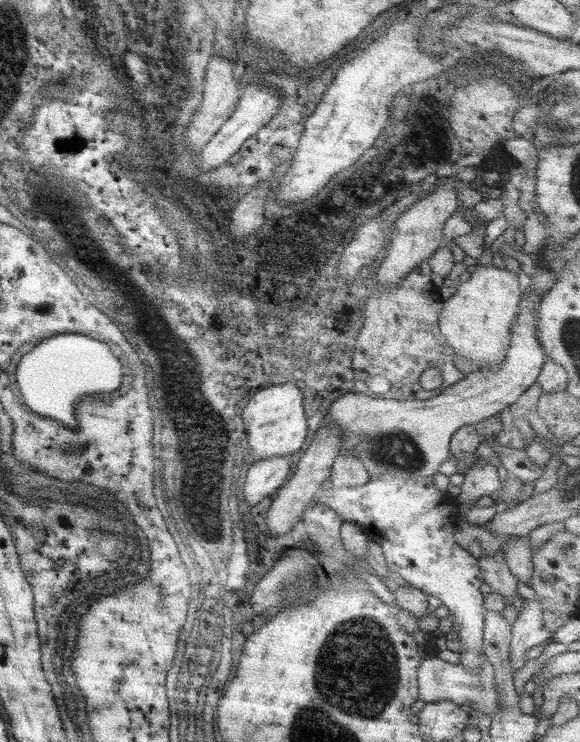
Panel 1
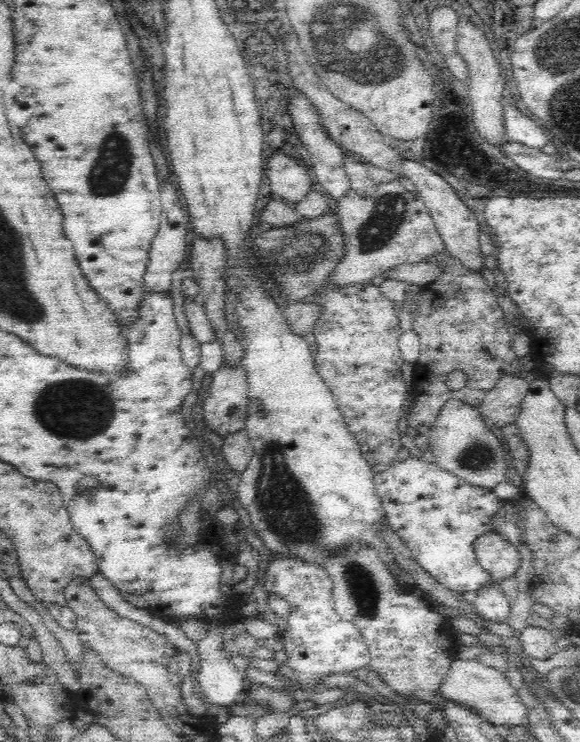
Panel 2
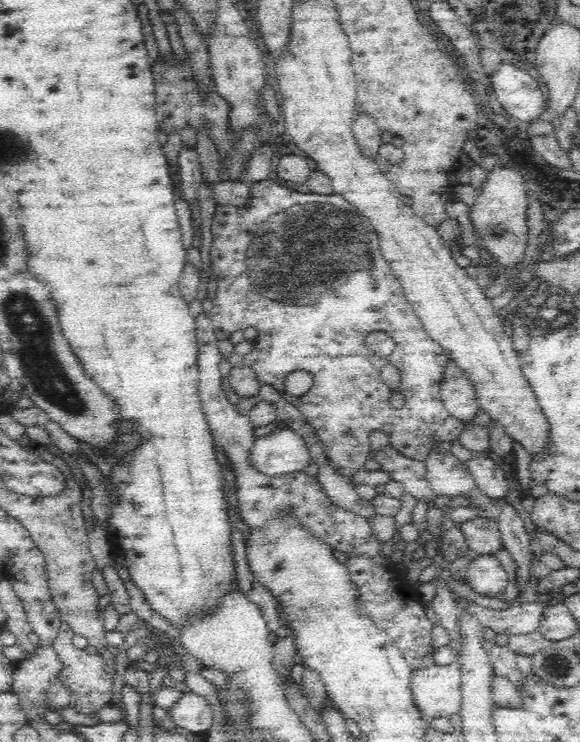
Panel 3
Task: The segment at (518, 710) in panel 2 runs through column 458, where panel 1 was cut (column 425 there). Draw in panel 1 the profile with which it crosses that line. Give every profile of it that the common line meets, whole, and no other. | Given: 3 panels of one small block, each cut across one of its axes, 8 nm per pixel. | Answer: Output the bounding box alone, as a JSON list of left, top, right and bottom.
[416,657,499,716]

